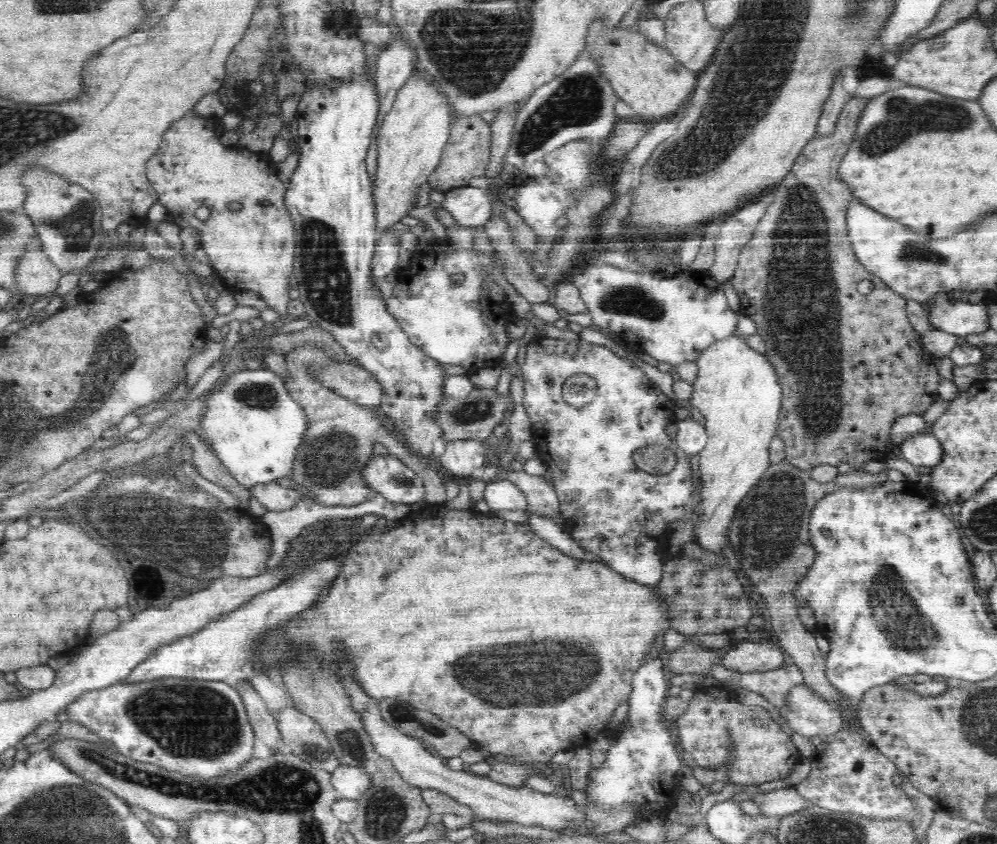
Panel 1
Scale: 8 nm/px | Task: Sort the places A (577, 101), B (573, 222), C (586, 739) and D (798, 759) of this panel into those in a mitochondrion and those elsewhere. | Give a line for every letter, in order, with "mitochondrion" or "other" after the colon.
A: mitochondrion
B: other
C: other
D: other

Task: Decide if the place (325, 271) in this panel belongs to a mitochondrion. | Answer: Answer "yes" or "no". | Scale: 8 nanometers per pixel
yes

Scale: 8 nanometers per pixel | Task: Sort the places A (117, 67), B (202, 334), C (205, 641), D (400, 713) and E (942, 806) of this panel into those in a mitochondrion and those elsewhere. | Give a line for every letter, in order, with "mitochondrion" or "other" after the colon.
A: other
B: other
C: other
D: mitochondrion
E: other

